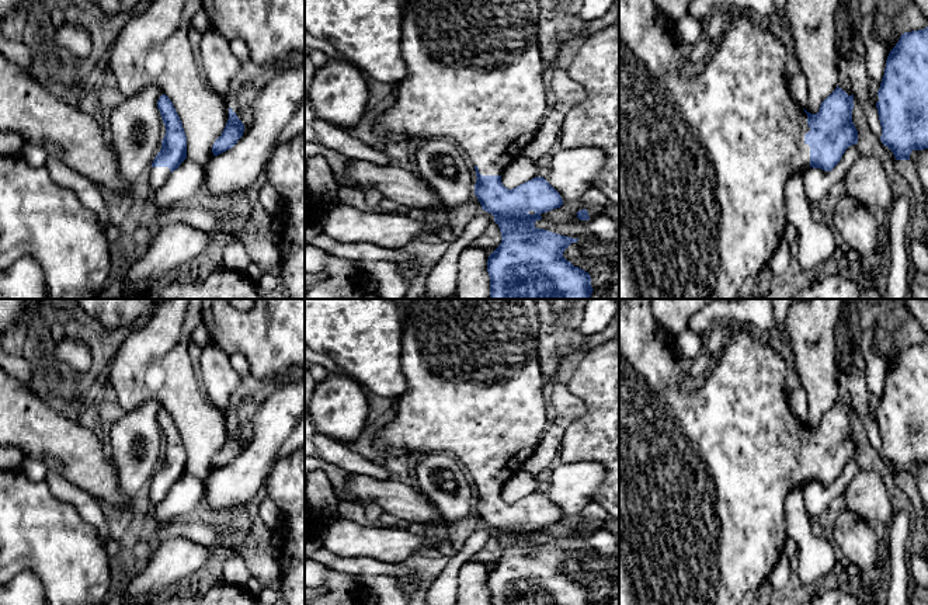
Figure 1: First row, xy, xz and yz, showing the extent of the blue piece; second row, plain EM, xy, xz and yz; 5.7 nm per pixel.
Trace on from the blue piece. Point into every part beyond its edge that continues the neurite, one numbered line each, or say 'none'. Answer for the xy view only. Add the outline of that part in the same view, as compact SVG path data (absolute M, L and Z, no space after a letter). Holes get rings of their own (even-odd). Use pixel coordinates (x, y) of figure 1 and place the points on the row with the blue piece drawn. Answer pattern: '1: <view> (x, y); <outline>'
1: xy (159, 176); M150 166L150 187L153 191L160 190L167 178L170 177L171 171L168 167L152 167Z

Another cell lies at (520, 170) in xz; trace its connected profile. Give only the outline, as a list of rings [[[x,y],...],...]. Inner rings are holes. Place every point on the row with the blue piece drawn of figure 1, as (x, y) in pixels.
[[[519,154],[501,173],[501,182],[512,190],[535,177],[539,177],[539,168],[526,156]]]

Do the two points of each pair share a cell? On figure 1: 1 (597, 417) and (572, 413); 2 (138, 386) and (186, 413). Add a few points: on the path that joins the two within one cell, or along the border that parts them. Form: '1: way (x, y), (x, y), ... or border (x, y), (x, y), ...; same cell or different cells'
1: border (569, 386), (583, 402), (584, 413), (562, 438); different cells
2: way (149, 386), (159, 386), (174, 402); same cell

